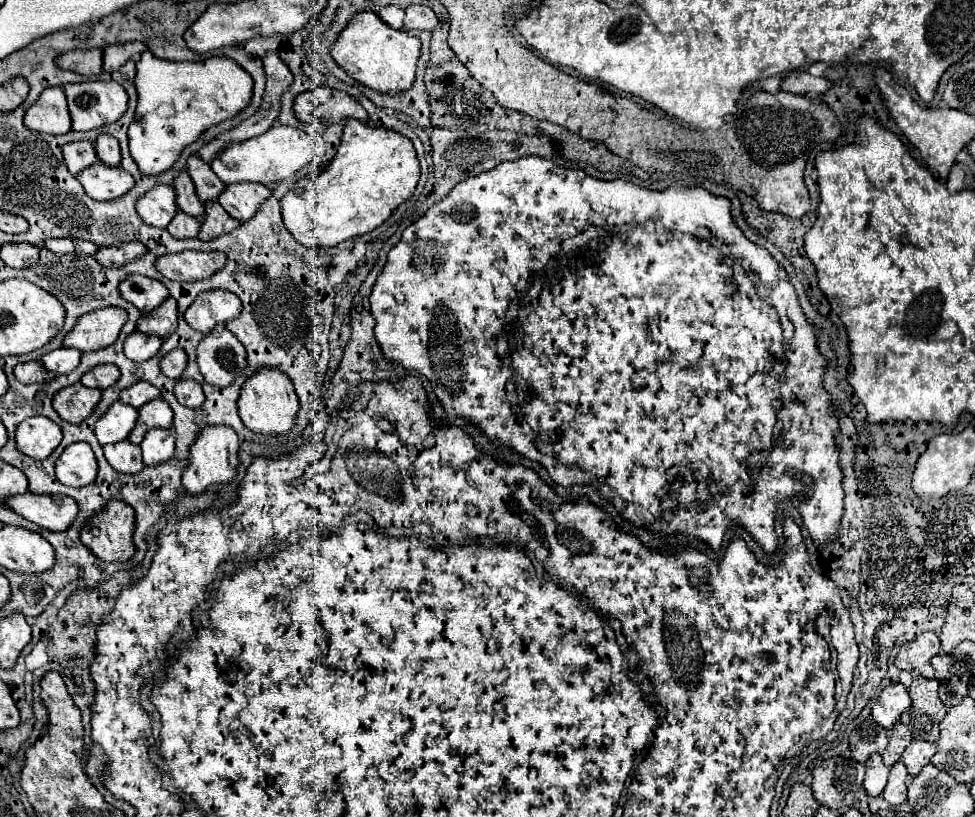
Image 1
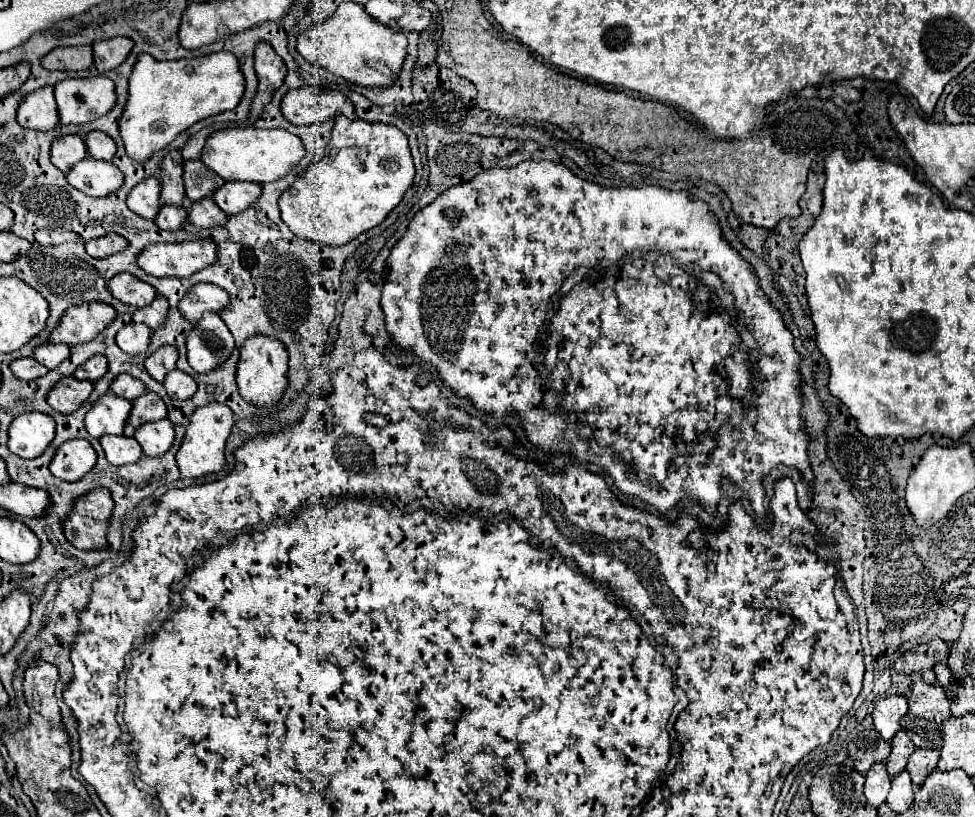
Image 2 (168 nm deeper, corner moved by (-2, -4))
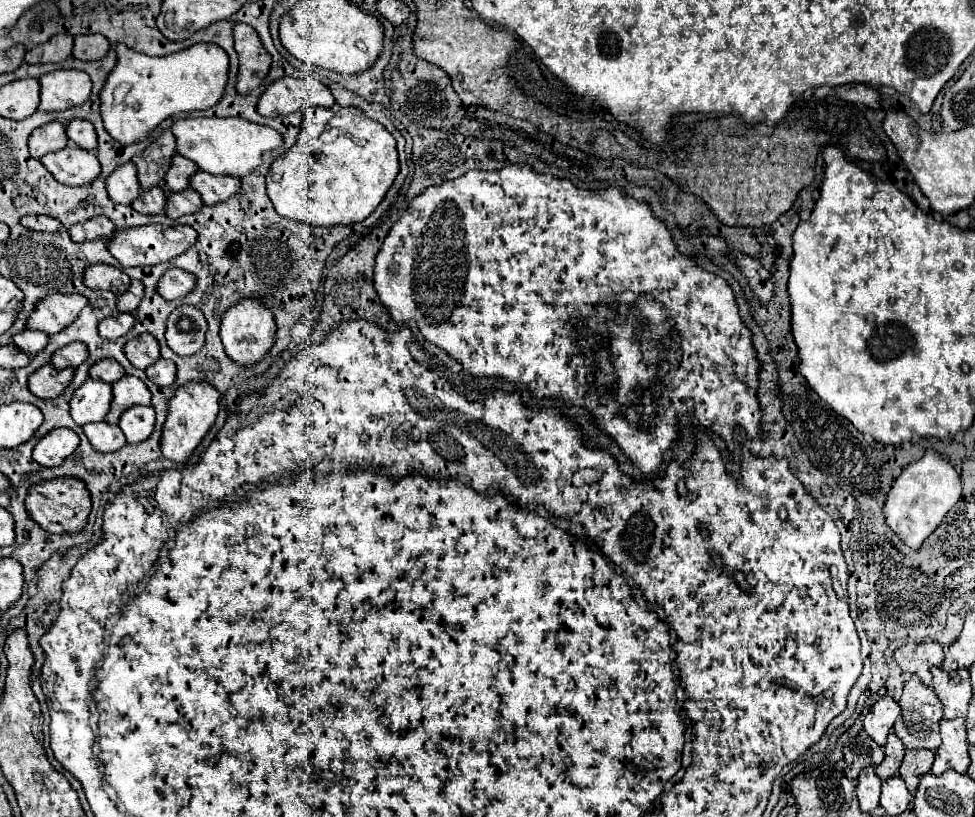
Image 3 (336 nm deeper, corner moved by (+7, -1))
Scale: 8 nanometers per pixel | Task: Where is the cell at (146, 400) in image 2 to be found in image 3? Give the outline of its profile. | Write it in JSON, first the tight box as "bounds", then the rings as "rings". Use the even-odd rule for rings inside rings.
{"bounds":[105,375,151,425],"rings":[[[123,375],[123,379],[115,381],[113,385],[113,403],[109,409],[109,415],[105,415],[105,421],[111,425],[119,423],[119,417],[125,409],[131,405],[149,405],[151,393],[145,387],[145,383],[133,375]]]}

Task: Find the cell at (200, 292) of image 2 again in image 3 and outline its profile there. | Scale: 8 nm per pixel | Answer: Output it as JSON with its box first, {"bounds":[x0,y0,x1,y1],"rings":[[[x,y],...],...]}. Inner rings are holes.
{"bounds":[157,267,195,301],"rings":[[[179,267],[167,269],[157,283],[157,293],[169,301],[187,295],[191,289],[195,289],[195,277]]]}

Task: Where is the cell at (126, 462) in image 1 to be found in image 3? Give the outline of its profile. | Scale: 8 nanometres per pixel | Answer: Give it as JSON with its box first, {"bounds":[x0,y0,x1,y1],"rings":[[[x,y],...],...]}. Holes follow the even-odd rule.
{"bounds":[83,421,127,453],"rings":[[[105,421],[103,423],[89,423],[83,427],[83,431],[85,431],[89,443],[101,453],[117,451],[127,443],[123,431],[117,425],[109,425]]]}

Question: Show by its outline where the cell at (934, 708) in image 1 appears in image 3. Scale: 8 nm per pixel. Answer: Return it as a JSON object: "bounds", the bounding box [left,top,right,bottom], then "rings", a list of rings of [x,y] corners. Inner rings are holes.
{"bounds":[895,675,943,751],"rings":[[[915,675],[905,683],[903,695],[899,699],[901,705],[901,717],[895,721],[895,735],[903,741],[905,749],[929,749],[935,751],[941,745],[939,737],[939,721],[943,719],[943,707],[935,691],[927,685],[923,685]]]}

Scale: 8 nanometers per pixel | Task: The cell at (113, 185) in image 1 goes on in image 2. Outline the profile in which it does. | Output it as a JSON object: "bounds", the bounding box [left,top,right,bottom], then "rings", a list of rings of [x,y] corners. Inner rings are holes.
{"bounds":[66,156,124,198],"rings":[[[90,156],[78,162],[66,174],[66,178],[76,190],[92,198],[104,198],[112,194],[114,190],[120,190],[124,182],[124,174],[112,162],[94,160]]]}

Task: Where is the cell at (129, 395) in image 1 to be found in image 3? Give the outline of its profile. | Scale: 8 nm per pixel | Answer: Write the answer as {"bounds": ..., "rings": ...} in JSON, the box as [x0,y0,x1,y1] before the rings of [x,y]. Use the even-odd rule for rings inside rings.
{"bounds":[89,359,125,383],"rings":[[[99,359],[91,369],[89,369],[89,377],[93,379],[101,379],[107,383],[113,383],[113,379],[121,379],[121,375],[125,375],[123,367],[113,361],[113,359]]]}

